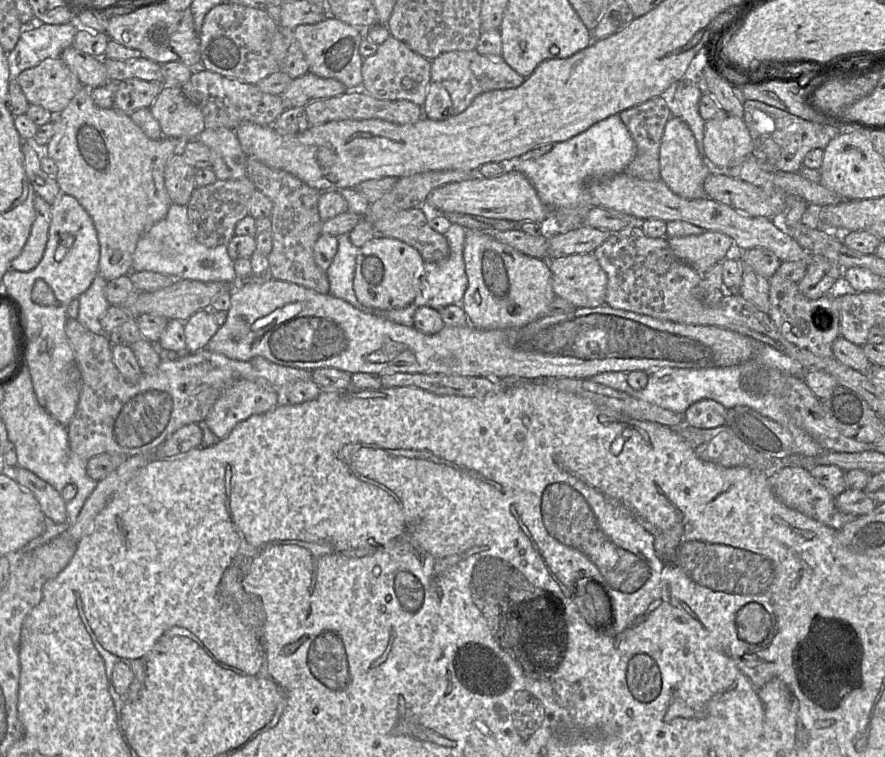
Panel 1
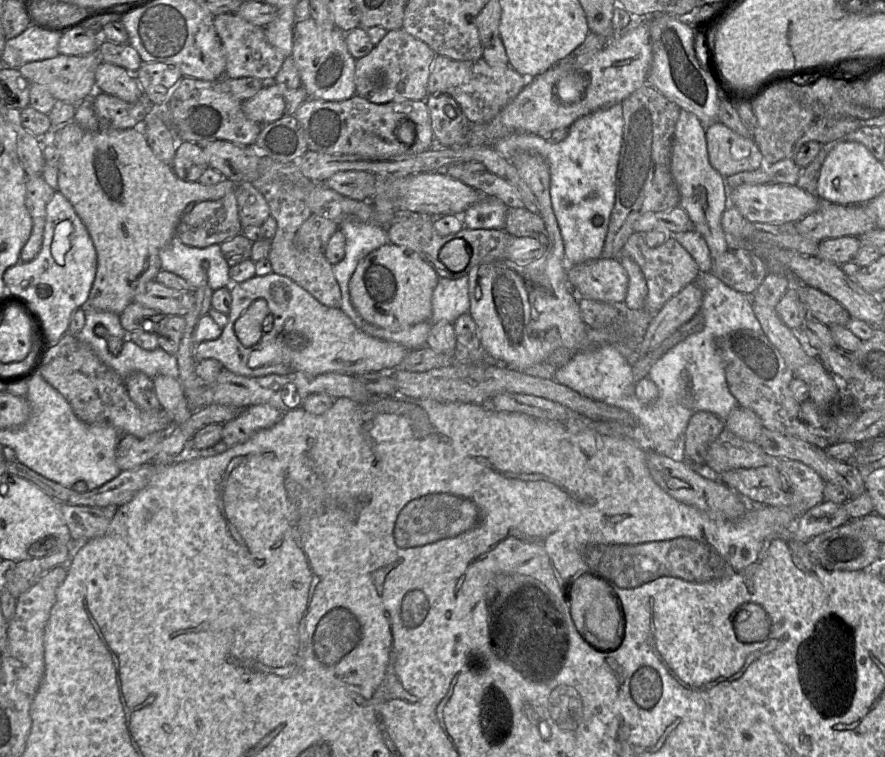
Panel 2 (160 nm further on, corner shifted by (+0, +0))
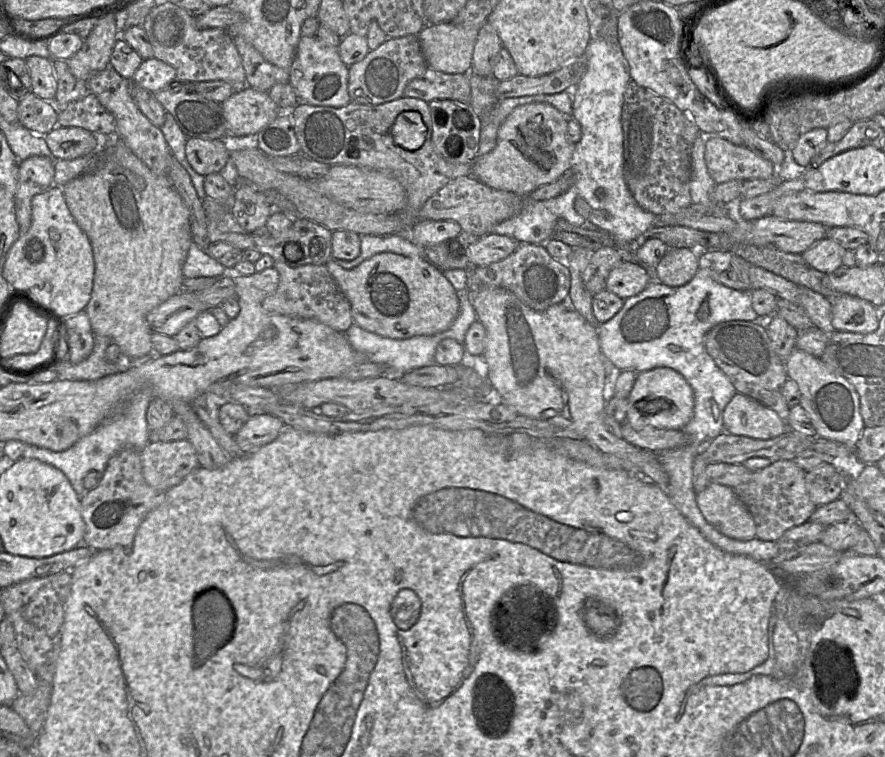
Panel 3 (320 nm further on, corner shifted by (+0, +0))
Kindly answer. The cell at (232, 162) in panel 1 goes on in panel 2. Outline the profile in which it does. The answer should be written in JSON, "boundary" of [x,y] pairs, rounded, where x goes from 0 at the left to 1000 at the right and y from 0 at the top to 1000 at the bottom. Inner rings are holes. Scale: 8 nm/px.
{"boundary":[[[84,159],[78,160],[72,168],[56,176],[54,190],[59,190],[66,199],[66,252],[81,269],[85,280],[97,299],[99,308],[105,318],[110,334],[110,358],[106,369],[99,403],[108,410],[137,415],[141,407],[150,399],[151,392],[163,383],[166,374],[174,371],[176,363],[182,358],[181,333],[189,326],[199,312],[201,296],[209,281],[214,269],[228,266],[242,266],[250,263],[258,255],[266,252],[268,243],[259,236],[252,236],[243,244],[229,244],[221,240],[205,238],[197,229],[194,219],[186,217],[176,207],[168,193],[164,177],[158,169],[147,169],[140,172],[113,172],[101,173],[90,168]]]}

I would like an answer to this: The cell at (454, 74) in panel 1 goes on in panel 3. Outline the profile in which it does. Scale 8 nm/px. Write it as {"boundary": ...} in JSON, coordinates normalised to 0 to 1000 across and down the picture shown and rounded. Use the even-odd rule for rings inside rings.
{"boundary":[[[484,89],[476,100],[468,103],[459,112],[455,127],[473,129],[481,135],[508,131],[532,137],[530,96],[505,98]]]}

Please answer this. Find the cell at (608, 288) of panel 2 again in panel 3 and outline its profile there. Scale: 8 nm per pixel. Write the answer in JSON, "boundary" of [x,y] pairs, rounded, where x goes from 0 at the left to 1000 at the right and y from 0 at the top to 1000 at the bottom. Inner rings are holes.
{"boundary":[[[701,346],[685,369],[685,383],[707,396],[724,387],[734,374],[731,357],[721,347]]]}

